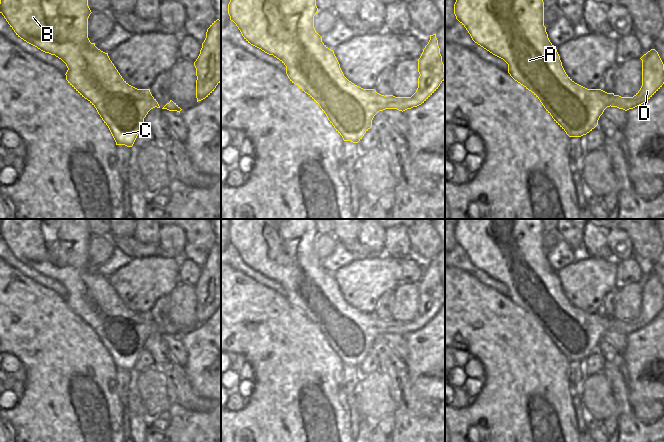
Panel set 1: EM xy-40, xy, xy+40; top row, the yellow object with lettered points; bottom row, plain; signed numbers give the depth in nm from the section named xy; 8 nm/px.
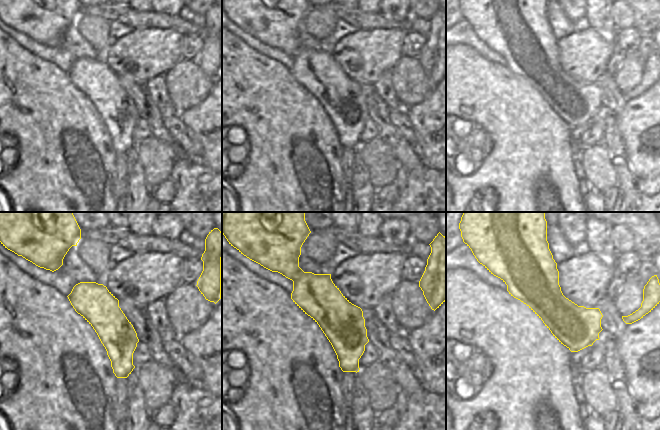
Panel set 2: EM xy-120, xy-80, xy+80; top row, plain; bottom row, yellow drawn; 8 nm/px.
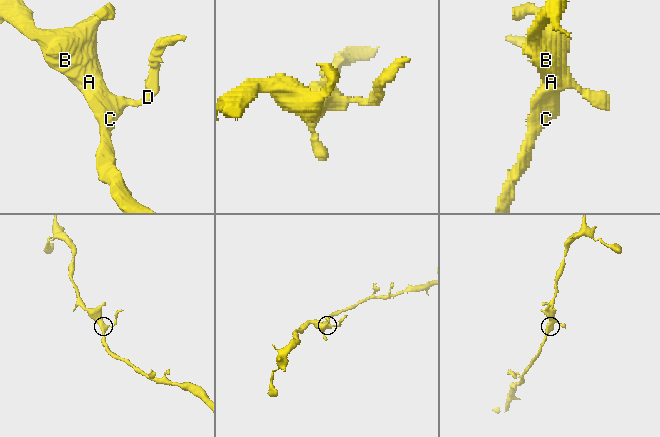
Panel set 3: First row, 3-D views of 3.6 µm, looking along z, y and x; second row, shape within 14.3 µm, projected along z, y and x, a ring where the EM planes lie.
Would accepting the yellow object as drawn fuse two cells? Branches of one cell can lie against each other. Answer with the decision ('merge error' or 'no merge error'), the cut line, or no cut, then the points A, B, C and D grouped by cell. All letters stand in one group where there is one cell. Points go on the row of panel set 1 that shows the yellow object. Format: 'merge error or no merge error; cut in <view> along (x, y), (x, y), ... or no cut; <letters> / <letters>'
merge error; cut in xy along (385, 95), (389, 98), (385, 108); A B C / D

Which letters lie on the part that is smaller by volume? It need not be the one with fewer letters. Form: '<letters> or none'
D

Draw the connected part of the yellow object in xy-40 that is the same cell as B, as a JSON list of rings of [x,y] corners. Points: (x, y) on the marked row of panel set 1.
[[[0,0],[0,13],[18,37],[45,53],[55,55],[66,64],[68,68],[65,74],[66,80],[96,108],[108,126],[116,145],[132,147],[148,112],[160,106],[150,89],[137,89],[129,85],[110,60],[108,53],[101,51],[95,43],[90,42],[88,18],[92,12],[88,6],[88,0]]]

